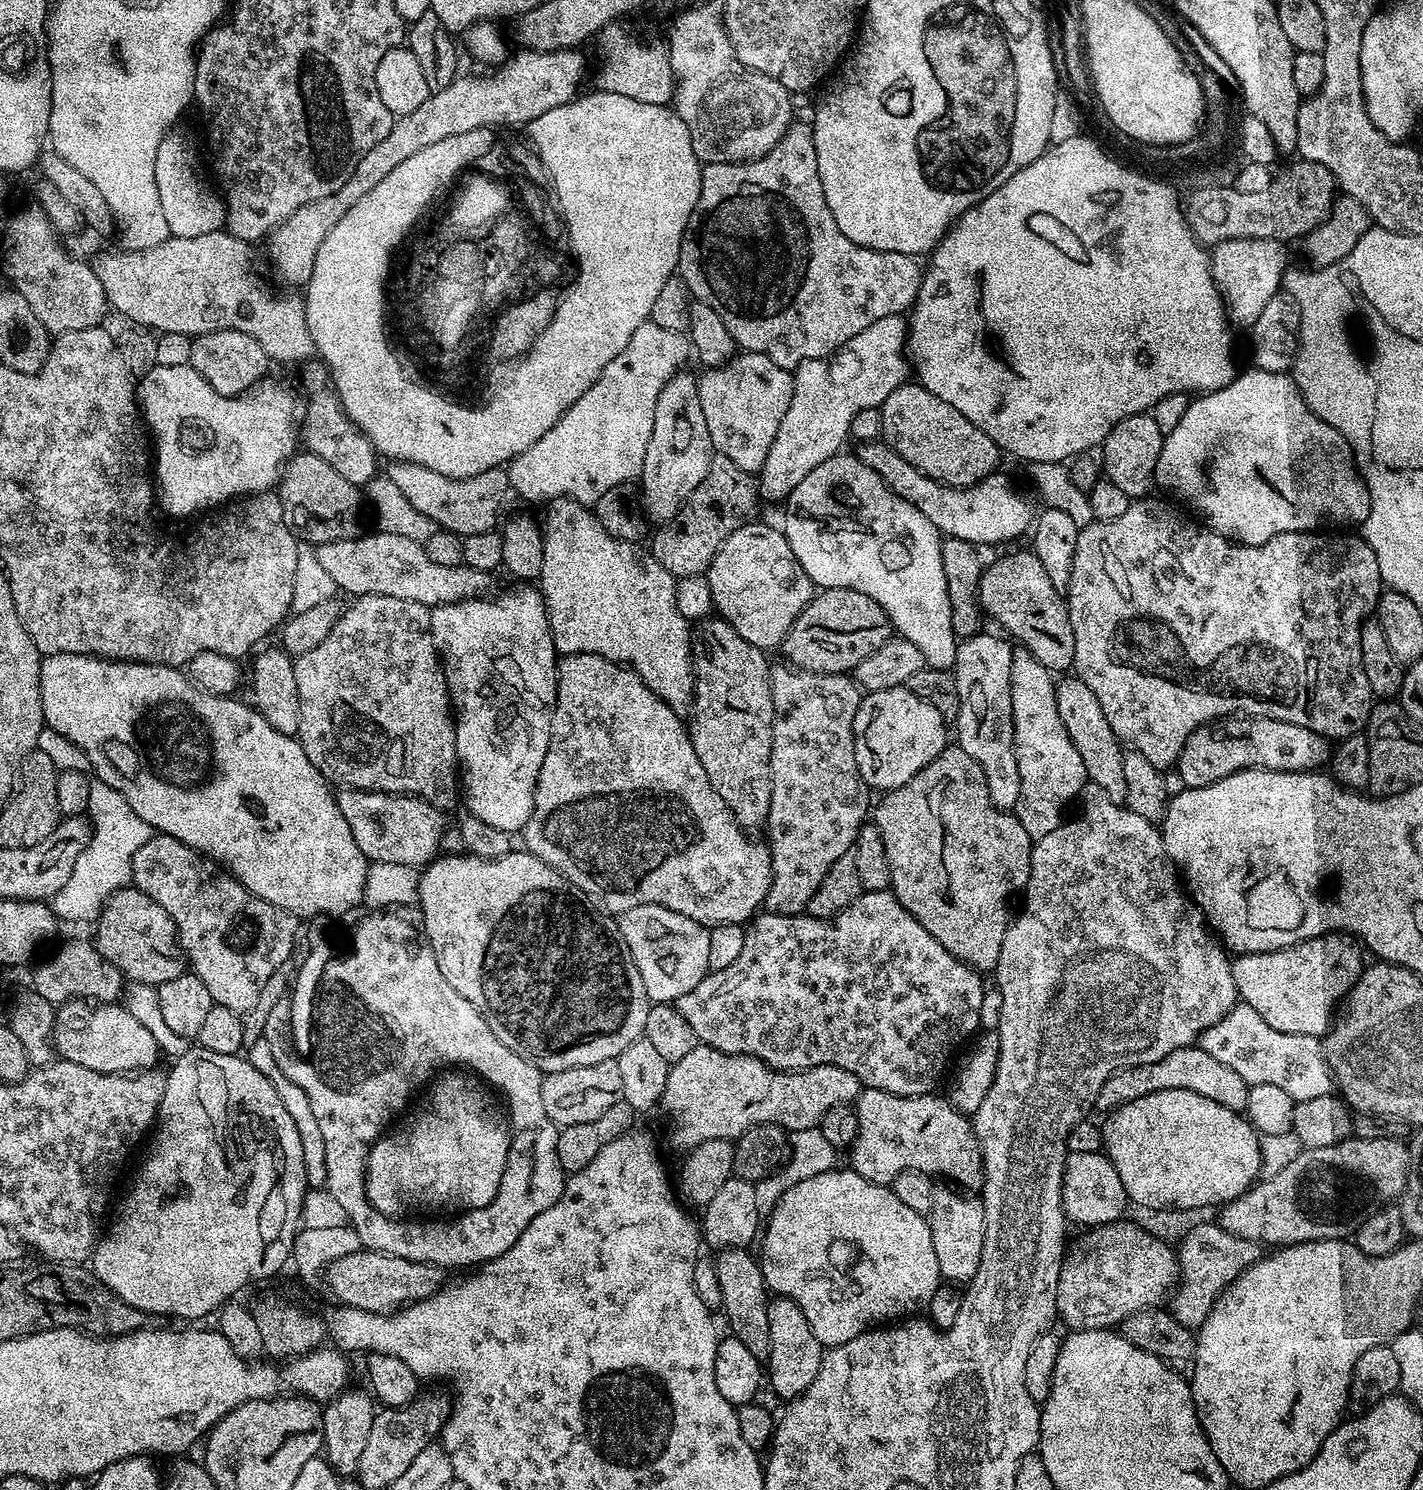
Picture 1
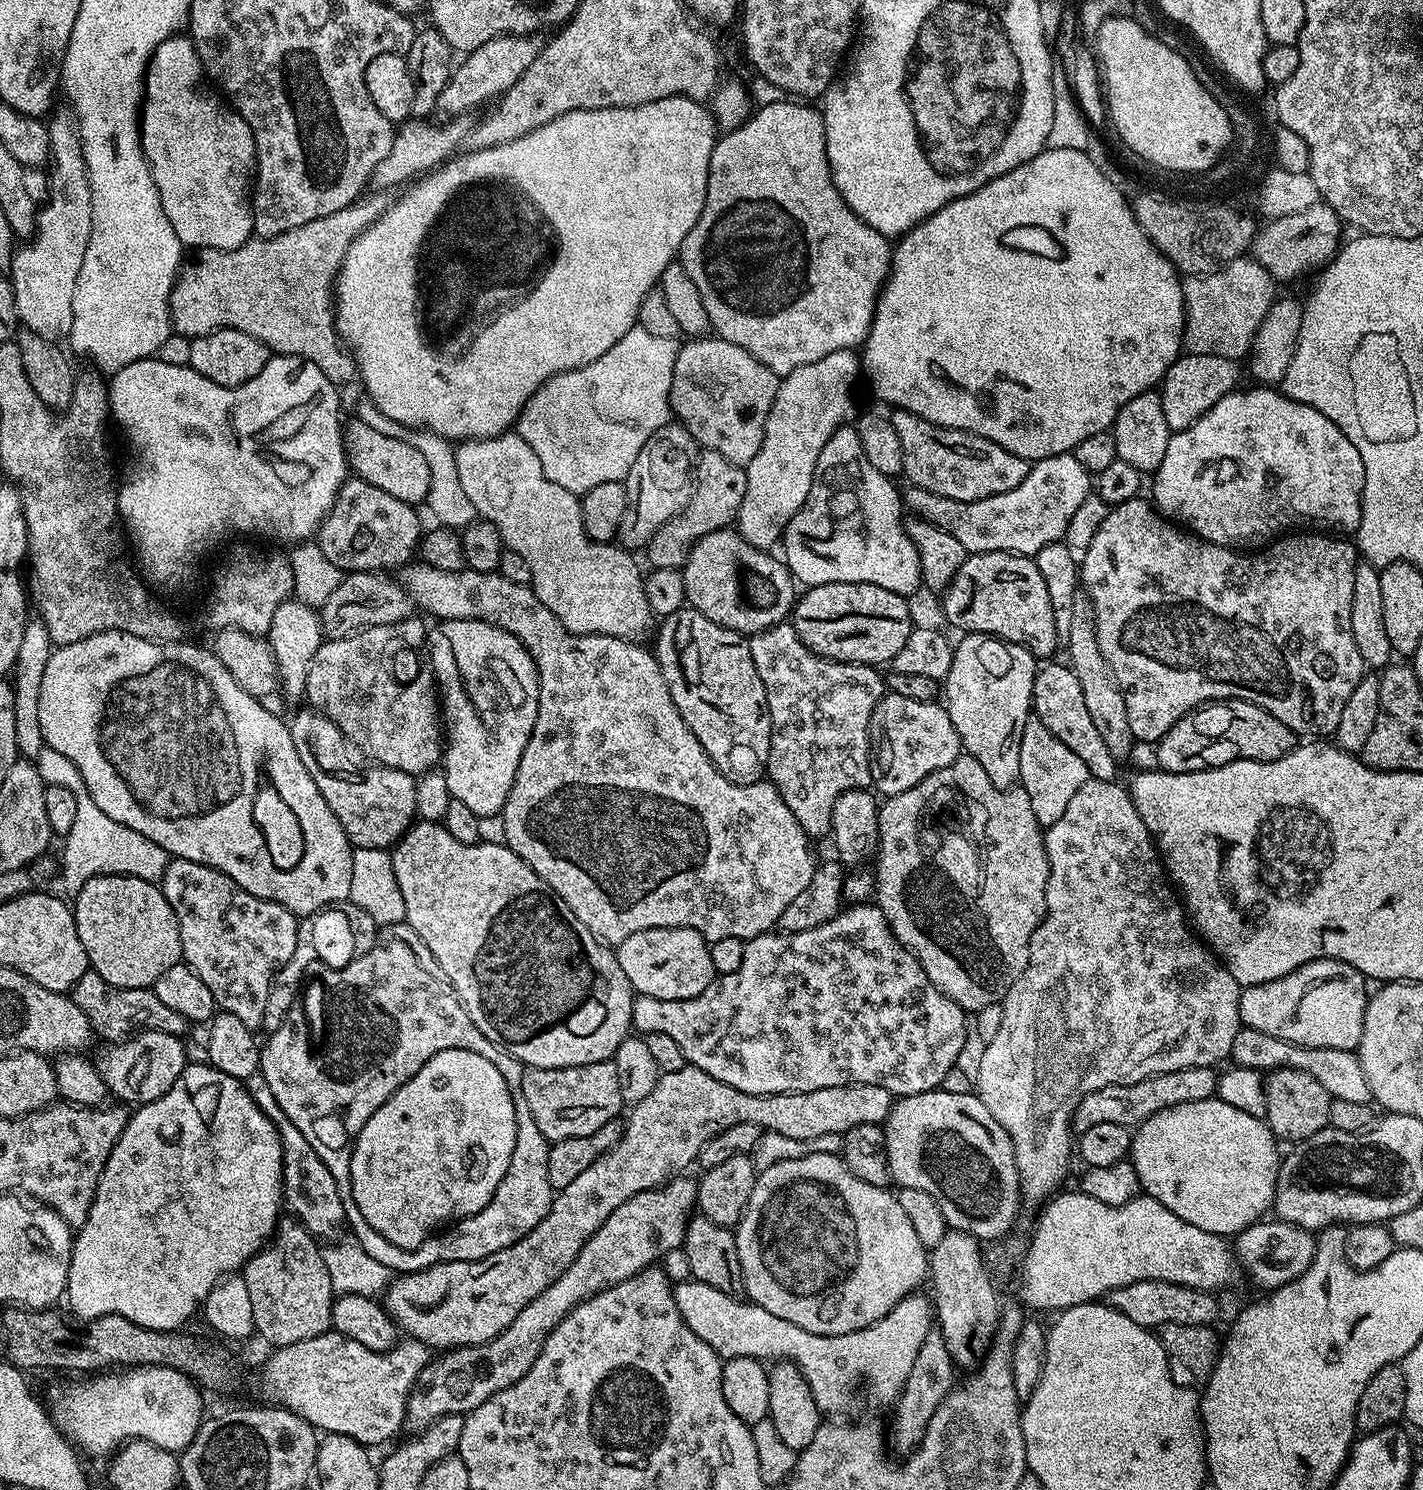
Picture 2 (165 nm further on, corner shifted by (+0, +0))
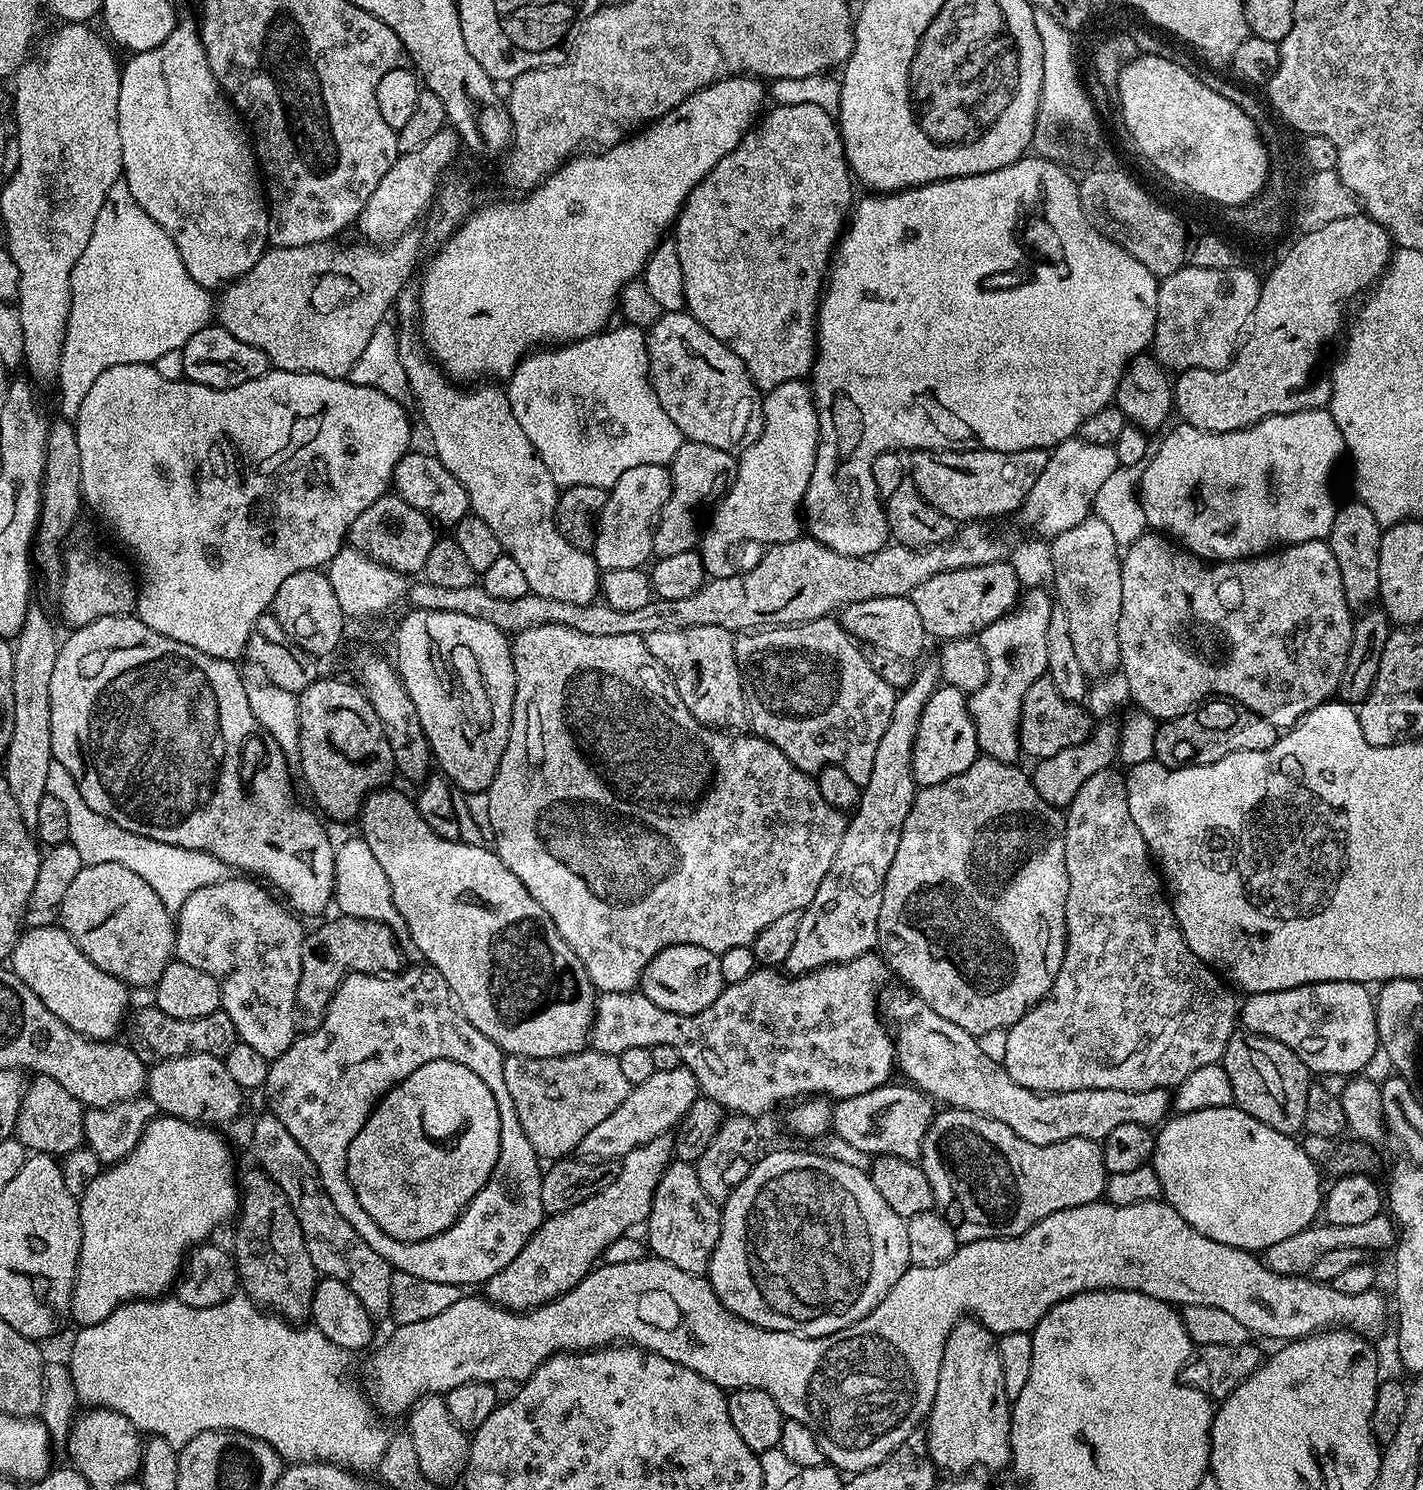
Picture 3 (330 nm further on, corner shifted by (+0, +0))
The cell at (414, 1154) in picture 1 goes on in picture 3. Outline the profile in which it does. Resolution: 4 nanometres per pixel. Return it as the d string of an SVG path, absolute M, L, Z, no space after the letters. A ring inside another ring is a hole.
M435 1060L426 1062L426 1066L418 1066L418 1070L414 1070L414 1074L410 1074L410 1078L393 1086L378 1101L368 1116L368 1121L362 1126L362 1130L358 1130L358 1138L354 1138L354 1142L350 1142L348 1177L350 1186L354 1186L354 1194L358 1198L358 1202L362 1202L362 1210L366 1210L366 1214L370 1214L370 1218L374 1218L374 1222L378 1222L378 1226L382 1230L386 1230L386 1234L390 1234L390 1238L409 1244L425 1240L434 1234L442 1234L442 1230L446 1230L455 1222L464 1207L474 1198L474 1194L478 1194L478 1190L482 1190L482 1186L486 1186L486 1182L494 1170L494 1162L498 1162L499 1149L498 1102L494 1102L494 1094L490 1094L486 1082L482 1082L482 1078L478 1078L478 1074L474 1074L474 1070L466 1070L464 1064L449 1060Z

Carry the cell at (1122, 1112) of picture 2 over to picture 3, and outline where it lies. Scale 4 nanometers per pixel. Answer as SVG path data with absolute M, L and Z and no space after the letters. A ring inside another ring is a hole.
M900 990L904 992L896 992L888 1001L883 1001L882 1012L886 1017L889 1025L896 1024L896 1032L894 1028L894 1043L896 1045L896 1063L899 1071L904 1071L903 1079L911 1082L915 1087L919 1088L921 1092L927 1094L933 1101L939 1102L941 1105L949 1108L961 1108L962 1110L970 1110L977 1112L983 1116L994 1118L998 1122L1002 1122L1006 1126L1010 1126L1010 1130L1014 1130L1014 1134L1018 1134L1018 1138L1026 1138L1026 1142L1034 1142L1038 1146L1046 1146L1047 1144L1057 1144L1066 1138L1086 1138L1087 1140L1094 1140L1103 1142L1106 1134L1110 1134L1110 1130L1114 1130L1117 1126L1126 1126L1126 1122L1134 1122L1141 1124L1147 1128L1159 1126L1164 1123L1166 1117L1170 1112L1170 1092L1166 1088L1155 1088L1154 1090L1146 1090L1145 1092L1135 1092L1134 1090L1070 1090L1069 1092L1035 1092L1029 1088L1023 1088L1015 1084L1010 1078L1010 1074L1004 1069L1003 1064L995 1064L990 1062L990 1058L986 1058L986 1054L982 1054L982 1050L978 1050L978 1042L976 1037L972 1036L966 1030L962 1030L962 1026L954 1026L954 1022L946 1022L946 1018L942 1018L942 1014L934 1014L934 1010L930 1010L930 1006L926 1006L926 1002L922 1002L920 997L908 990Z

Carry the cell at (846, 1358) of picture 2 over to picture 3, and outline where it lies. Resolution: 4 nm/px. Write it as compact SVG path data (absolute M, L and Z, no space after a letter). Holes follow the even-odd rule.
M1147 1200L1146 1202L1138 1202L1134 1206L1122 1206L1121 1208L1116 1204L1097 1202L1087 1204L1086 1206L1078 1206L1077 1208L1058 1210L1054 1214L1042 1218L1042 1222L1038 1222L1020 1236L1013 1236L1007 1240L975 1240L969 1244L960 1244L956 1249L956 1253L951 1258L933 1268L930 1266L909 1266L902 1274L902 1278L898 1278L898 1282L894 1282L890 1294L886 1294L884 1301L870 1314L866 1314L866 1318L862 1318L858 1322L854 1322L850 1326L846 1326L829 1336L799 1336L797 1332L775 1332L774 1330L766 1330L765 1328L754 1326L750 1322L738 1318L730 1310L726 1310L726 1306L722 1306L722 1302L716 1297L711 1284L708 1283L704 1276L695 1276L686 1270L678 1270L678 1266L670 1266L670 1262L655 1258L643 1258L634 1262L620 1262L618 1265L601 1263L593 1268L586 1278L582 1278L582 1282L578 1282L578 1286L574 1286L566 1294L562 1294L555 1300L538 1305L538 1307L531 1308L528 1311L508 1311L483 1295L480 1297L464 1294L461 1295L460 1300L454 1302L452 1306L446 1307L446 1310L432 1318L393 1327L394 1330L389 1334L388 1341L372 1356L372 1365L368 1368L369 1389L367 1388L367 1391L377 1405L380 1403L390 1415L396 1416L399 1412L401 1414L407 1413L412 1405L423 1396L447 1394L450 1390L454 1390L454 1386L462 1386L471 1380L482 1380L485 1382L516 1380L515 1382L523 1382L535 1374L540 1364L545 1364L549 1358L557 1356L559 1352L587 1352L598 1348L606 1348L615 1345L617 1342L627 1342L636 1345L637 1348L644 1348L647 1352L657 1352L659 1356L670 1358L670 1362L678 1362L682 1366L694 1370L703 1380L714 1382L719 1388L725 1390L735 1390L738 1388L766 1390L766 1394L770 1394L770 1398L774 1398L774 1402L778 1402L782 1415L789 1420L802 1422L815 1434L818 1446L822 1450L827 1463L831 1464L833 1468L841 1473L855 1474L857 1472L865 1472L871 1468L877 1468L896 1447L902 1442L906 1442L906 1438L910 1438L912 1432L917 1431L921 1427L928 1411L932 1409L934 1394L938 1390L938 1370L942 1370L942 1350L946 1350L946 1338L950 1338L950 1330L954 1330L954 1326L959 1320L975 1318L981 1324L986 1325L993 1334L1031 1332L1036 1327L1037 1322L1058 1302L1062 1302L1071 1296L1076 1296L1080 1292L1098 1292L1101 1288L1125 1288L1131 1292L1150 1294L1154 1298L1164 1300L1173 1306L1218 1306L1218 1310L1226 1310L1226 1314L1231 1314L1237 1322L1242 1322L1242 1326L1246 1326L1246 1330L1253 1337L1269 1336L1270 1339L1276 1340L1275 1342L1303 1340L1304 1337L1312 1336L1315 1332L1330 1330L1335 1326L1349 1326L1353 1331L1360 1333L1362 1336L1373 1338L1372 1336L1378 1335L1384 1328L1384 1300L1379 1296L1379 1291L1373 1290L1366 1294L1350 1294L1347 1296L1332 1287L1331 1283L1328 1282L1314 1280L1308 1276L1283 1276L1278 1274L1274 1270L1270 1270L1259 1255L1247 1252L1241 1248L1235 1248L1234 1246L1226 1246L1222 1242L1214 1242L1210 1238L1206 1238L1206 1234L1198 1234L1198 1230L1190 1227L1182 1218L1182 1214L1178 1214L1178 1210L1174 1210L1167 1202Z

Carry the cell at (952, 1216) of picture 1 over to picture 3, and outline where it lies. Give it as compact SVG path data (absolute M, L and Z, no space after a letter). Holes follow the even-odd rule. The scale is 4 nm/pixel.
M975 1318L959 1320L946 1338L938 1390L926 1417L928 1453L937 1469L964 1474L968 1468L1005 1468L1010 1464L1008 1443L1012 1410L1002 1379L1002 1358L998 1358L997 1337Z

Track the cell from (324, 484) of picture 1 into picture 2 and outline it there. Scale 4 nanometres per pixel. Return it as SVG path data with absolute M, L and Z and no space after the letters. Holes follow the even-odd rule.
M349 478L340 487L328 515L314 533L314 543L344 574L380 572L384 568L399 569L417 555L422 527L411 504L370 486L370 482Z

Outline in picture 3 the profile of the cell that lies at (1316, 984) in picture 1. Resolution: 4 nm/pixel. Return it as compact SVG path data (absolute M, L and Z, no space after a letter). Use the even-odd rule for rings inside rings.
M1318 982L1277 992L1254 992L1243 1001L1238 1020L1247 1031L1282 1042L1290 1046L1298 1058L1308 1067L1309 1073L1325 1072L1328 1076L1351 1077L1365 1071L1364 1067L1378 1056L1378 1030L1376 1029L1376 1005L1371 991L1354 982Z

